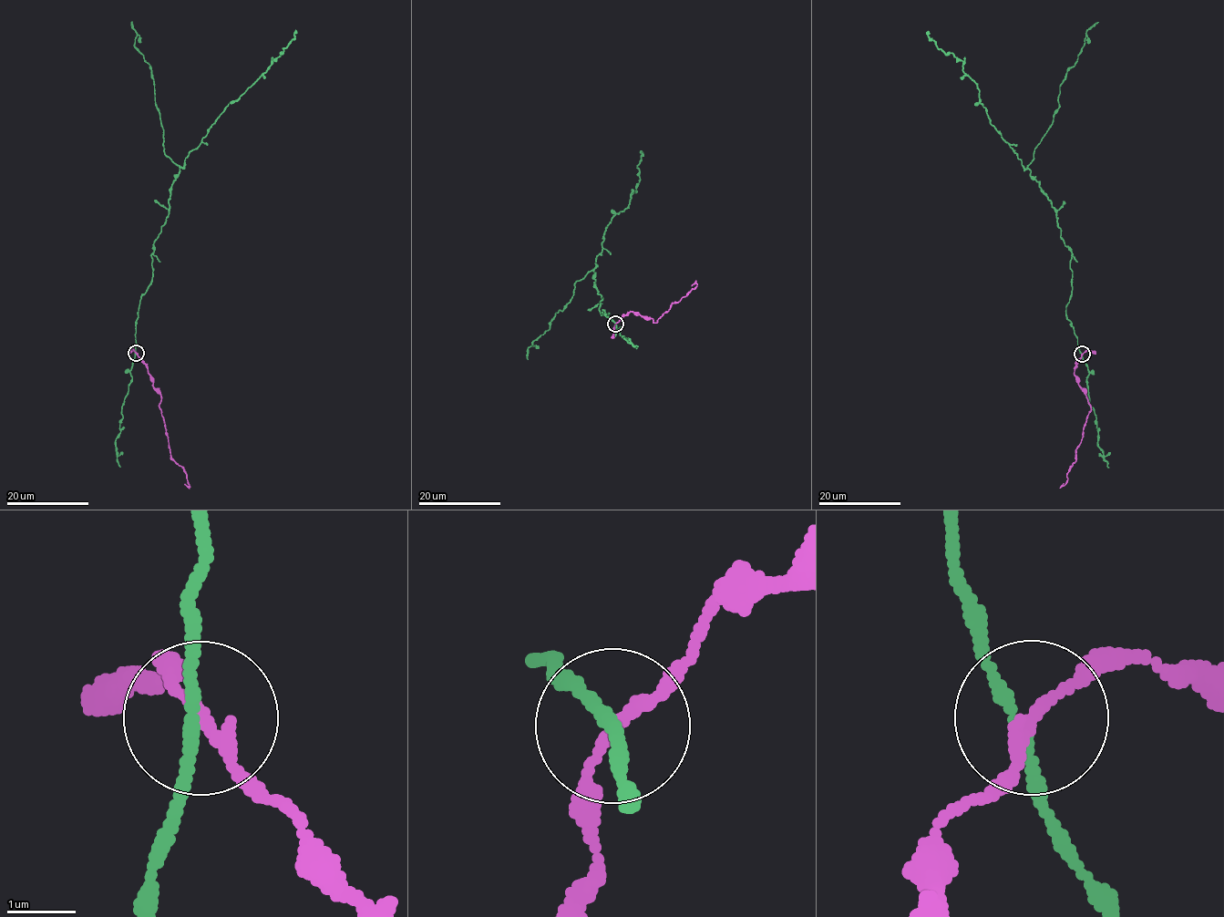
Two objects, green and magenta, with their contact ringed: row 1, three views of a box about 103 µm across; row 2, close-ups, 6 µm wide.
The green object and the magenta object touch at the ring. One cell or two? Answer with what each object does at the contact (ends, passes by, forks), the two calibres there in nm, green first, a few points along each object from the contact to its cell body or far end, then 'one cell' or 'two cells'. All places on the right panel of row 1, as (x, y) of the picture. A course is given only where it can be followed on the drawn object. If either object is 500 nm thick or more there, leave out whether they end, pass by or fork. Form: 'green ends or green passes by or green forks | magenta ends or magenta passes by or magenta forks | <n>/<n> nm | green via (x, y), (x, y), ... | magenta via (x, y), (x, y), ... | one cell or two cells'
green passes by | magenta passes by | 170/170 nm | green via (1082, 354), (1066, 314), (1072, 253), (1064, 245), (1056, 211), (992, 126), (961, 60), (939, 48), (929, 30) | magenta via (1083, 354), (1076, 360), (1074, 376), (1086, 394), (1090, 411), (1075, 450), (1076, 457), (1064, 483) | one cell

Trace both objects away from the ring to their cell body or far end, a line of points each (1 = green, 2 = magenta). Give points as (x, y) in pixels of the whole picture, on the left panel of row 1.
1: (135, 353), (139, 303), (151, 280), (153, 243), (180, 167), (224, 108), (282, 53), (295, 29)
2: (136, 353), (160, 395), (159, 406), (170, 458), (187, 476), (190, 486), (184, 483)

